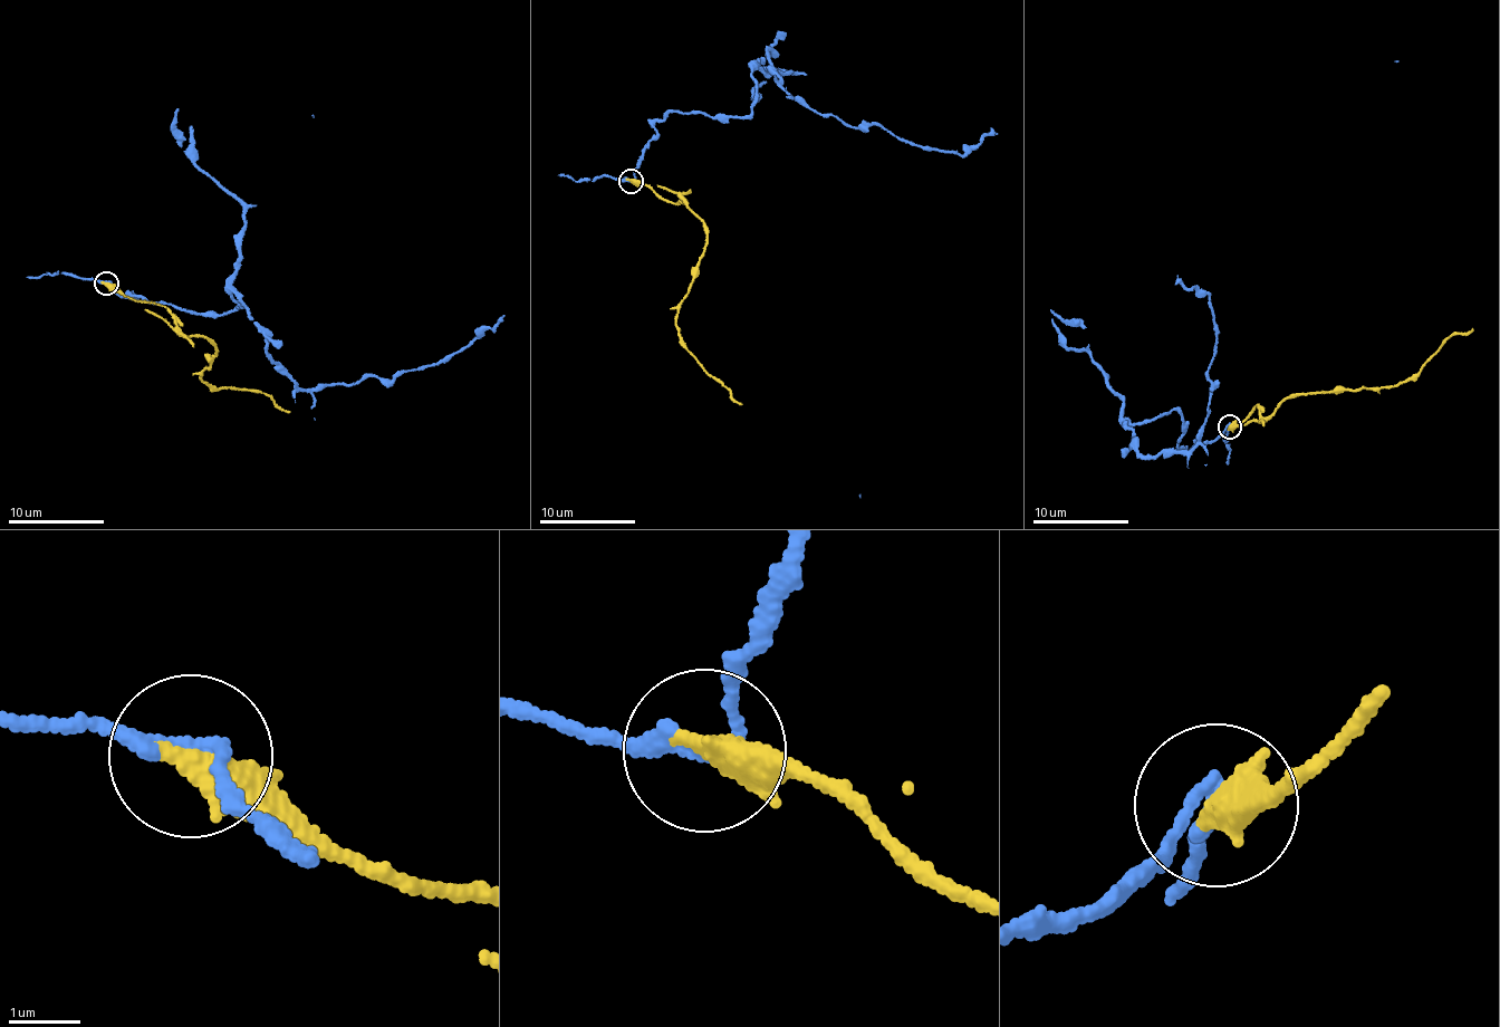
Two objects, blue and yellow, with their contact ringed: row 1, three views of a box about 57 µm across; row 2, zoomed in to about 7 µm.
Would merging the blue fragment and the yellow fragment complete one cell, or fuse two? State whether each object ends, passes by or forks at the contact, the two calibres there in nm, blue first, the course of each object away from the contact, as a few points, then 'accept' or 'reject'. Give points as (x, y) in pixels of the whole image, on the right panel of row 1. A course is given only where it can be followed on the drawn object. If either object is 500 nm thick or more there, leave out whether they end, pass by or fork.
blue passes by; yellow passes by; calibres 190 and 340 nm; course blue (1229, 426), (1178, 450), (1172, 410), (1126, 424), (1132, 443), (1189, 451), (1208, 416), (1210, 296), (1178, 276); course yellow (1229, 426), (1255, 406), (1266, 418), (1275, 415), (1287, 399), (1415, 380), (1446, 339), (1473, 328); reject

